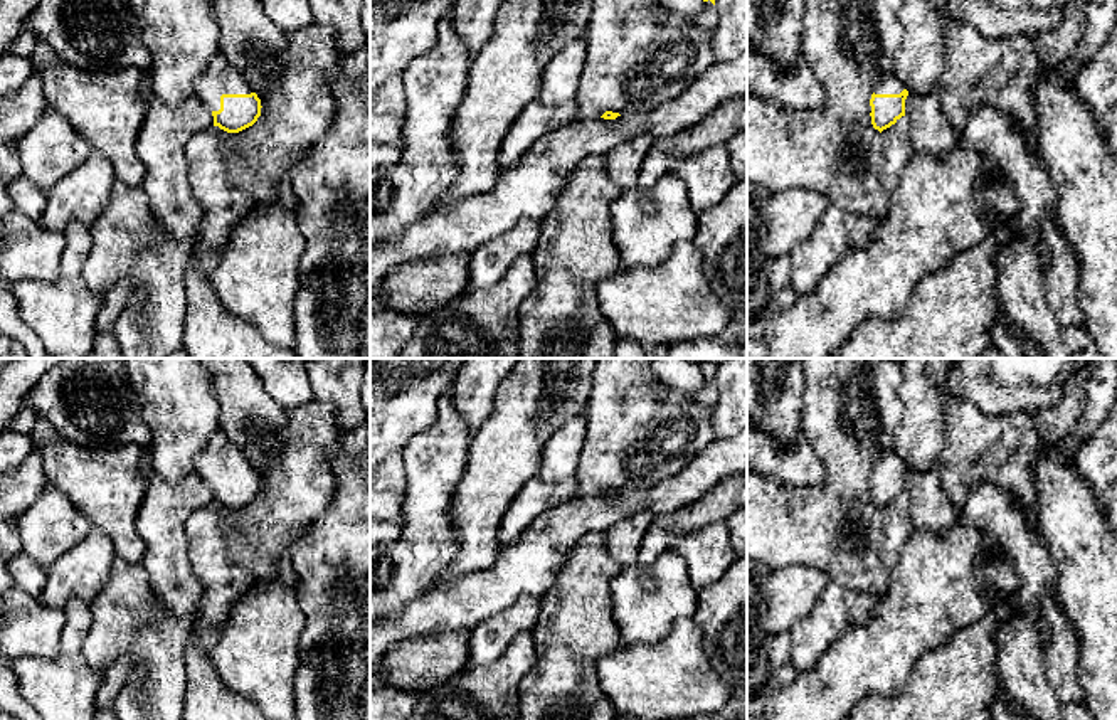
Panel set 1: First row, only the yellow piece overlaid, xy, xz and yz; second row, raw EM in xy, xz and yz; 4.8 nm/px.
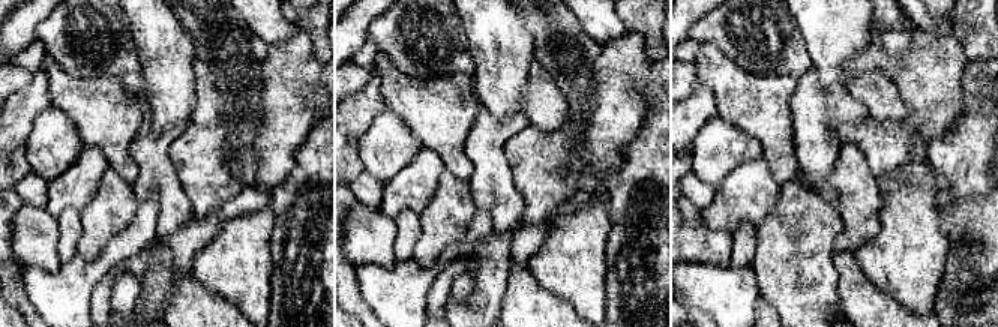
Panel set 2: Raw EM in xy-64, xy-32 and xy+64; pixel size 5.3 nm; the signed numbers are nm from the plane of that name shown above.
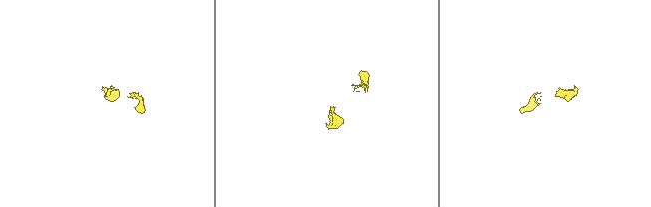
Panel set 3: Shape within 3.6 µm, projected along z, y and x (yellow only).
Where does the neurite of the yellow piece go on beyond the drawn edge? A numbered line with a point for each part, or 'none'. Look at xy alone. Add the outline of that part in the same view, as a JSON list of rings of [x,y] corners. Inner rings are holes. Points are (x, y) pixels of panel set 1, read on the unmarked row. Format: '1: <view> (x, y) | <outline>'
1: xy (221, 455) | [[[217,431],[197,458],[197,474],[210,486],[220,486],[222,471],[251,471],[252,466],[242,451],[222,432]]]

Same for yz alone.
1: yz (889, 461) | [[[893,449],[881,454],[873,464],[875,471],[900,471],[902,468],[903,463]]]
2: yz (931, 510) | [[[908,469],[905,493],[913,530],[944,533],[956,523],[956,511],[935,469]]]

